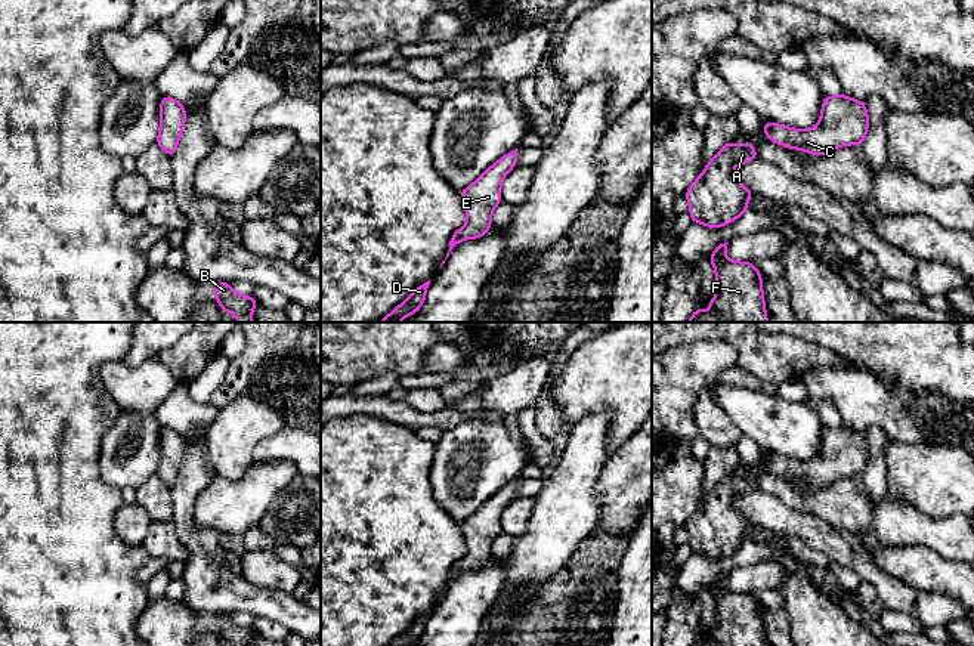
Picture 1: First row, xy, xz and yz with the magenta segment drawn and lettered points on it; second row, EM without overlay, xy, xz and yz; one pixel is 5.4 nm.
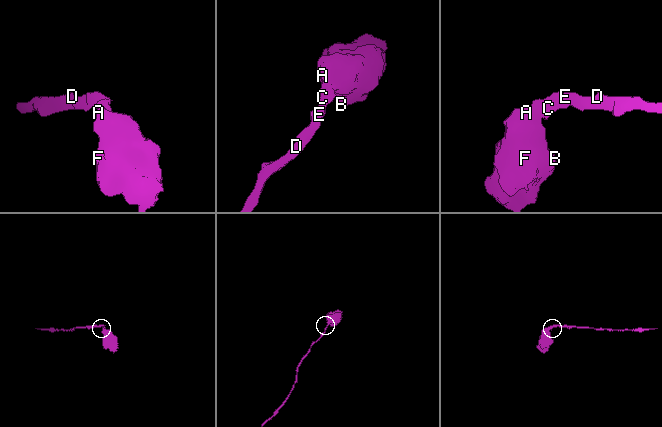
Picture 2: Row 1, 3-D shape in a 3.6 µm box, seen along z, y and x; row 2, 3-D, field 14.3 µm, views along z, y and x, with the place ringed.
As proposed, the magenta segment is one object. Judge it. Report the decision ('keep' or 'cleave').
keep

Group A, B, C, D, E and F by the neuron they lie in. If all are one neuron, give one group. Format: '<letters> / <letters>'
A B C D E F

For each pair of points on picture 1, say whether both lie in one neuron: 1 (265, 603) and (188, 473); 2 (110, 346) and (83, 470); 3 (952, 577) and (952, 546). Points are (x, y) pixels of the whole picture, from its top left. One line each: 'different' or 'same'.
1: same
2: same
3: different

